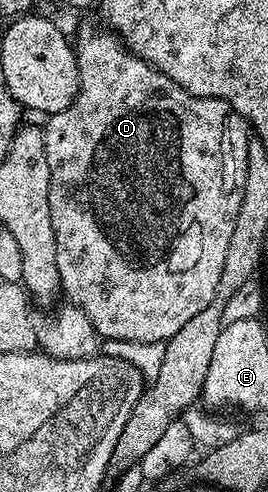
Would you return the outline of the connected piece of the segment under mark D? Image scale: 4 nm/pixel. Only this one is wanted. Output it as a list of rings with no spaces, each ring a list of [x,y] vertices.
[[[101,30],[101,31],[102,31],[102,32],[90,32],[90,33],[88,33],[88,34],[87,34],[87,36],[82,36],[82,37],[80,37],[80,38],[79,38],[79,40],[78,40],[78,44],[77,44],[77,40],[76,40],[76,55],[77,55],[77,58],[78,58],[78,73],[79,73],[79,74],[80,74],[80,86],[79,86],[79,87],[78,87],[78,93],[77,93],[77,94],[76,94],[76,98],[75,98],[75,99],[74,99],[74,101],[73,101],[73,102],[72,102],[72,106],[68,106],[68,110],[64,110],[64,111],[63,111],[63,112],[55,112],[55,113],[53,113],[53,115],[51,115],[51,116],[50,116],[50,117],[49,117],[49,119],[47,119],[47,120],[50,120],[50,121],[48,121],[48,122],[47,122],[47,124],[44,124],[44,146],[45,146],[45,147],[46,147],[46,157],[47,157],[47,158],[48,158],[48,170],[49,170],[49,171],[50,171],[50,189],[49,189],[49,190],[48,190],[48,210],[52,210],[52,230],[53,230],[53,231],[54,231],[54,233],[55,233],[55,234],[56,234],[56,270],[60,270],[60,282],[61,282],[61,283],[62,283],[62,286],[61,286],[61,291],[62,291],[62,292],[63,292],[63,293],[64,293],[64,296],[65,296],[65,292],[66,292],[66,296],[67,296],[67,298],[68,298],[68,299],[70,299],[70,300],[67,300],[67,301],[69,301],[69,303],[70,303],[70,304],[71,304],[71,305],[73,305],[73,307],[76,307],[76,308],[79,308],[79,309],[80,309],[80,311],[82,311],[82,313],[84,313],[84,315],[85,315],[85,316],[87,316],[87,318],[88,318],[88,319],[90,319],[90,321],[91,321],[91,322],[92,322],[92,326],[93,326],[93,327],[94,327],[94,328],[95,328],[95,329],[96,329],[96,330],[97,330],[97,332],[98,332],[98,335],[99,335],[99,337],[101,337],[101,339],[102,339],[102,340],[103,340],[103,341],[107,341],[107,340],[127,340],[127,341],[128,341],[128,342],[165,342],[165,341],[167,341],[167,340],[170,340],[170,339],[171,339],[171,338],[172,338],[172,334],[176,334],[176,330],[180,330],[180,326],[185,326],[185,324],[186,324],[186,323],[188,323],[188,322],[192,322],[192,318],[193,318],[193,317],[194,317],[194,315],[196,315],[196,314],[200,314],[200,310],[204,310],[204,306],[208,306],[208,305],[209,305],[209,304],[210,304],[210,303],[211,303],[211,302],[212,302],[212,298],[213,298],[213,297],[214,297],[214,295],[215,295],[215,294],[216,294],[216,286],[220,286],[220,274],[221,274],[221,272],[222,272],[222,271],[223,271],[223,270],[224,270],[224,258],[225,258],[225,257],[226,257],[226,253],[227,253],[227,251],[228,251],[228,238],[232,238],[232,226],[236,226],[236,214],[237,214],[237,212],[239,212],[239,211],[240,211],[240,202],[241,202],[241,201],[242,201],[242,199],[243,199],[243,198],[244,198],[244,174],[248,174],[248,142],[249,142],[249,141],[250,141],[250,140],[251,140],[251,139],[252,139],[252,132],[251,132],[251,129],[250,129],[250,128],[249,128],[249,127],[248,127],[248,125],[247,125],[247,123],[246,123],[246,120],[245,120],[245,118],[243,118],[243,117],[242,117],[242,115],[240,115],[240,114],[239,114],[239,113],[238,113],[238,112],[237,112],[237,111],[236,111],[236,110],[235,110],[235,109],[234,109],[234,108],[233,108],[233,106],[232,106],[232,105],[230,105],[230,104],[229,104],[229,102],[228,102],[228,101],[227,101],[227,100],[221,100],[221,99],[220,99],[220,98],[208,98],[208,97],[207,97],[207,96],[193,96],[193,94],[192,94],[192,93],[190,93],[190,92],[189,92],[189,91],[188,91],[188,90],[184,90],[184,86],[180,86],[180,85],[179,85],[179,84],[177,84],[177,83],[176,83],[176,82],[172,82],[172,78],[168,78],[168,74],[164,74],[164,73],[163,73],[163,72],[161,72],[161,71],[160,71],[160,70],[156,70],[156,69],[155,69],[155,68],[154,68],[154,67],[153,67],[153,66],[151,66],[151,64],[149,64],[149,63],[148,63],[148,62],[144,62],[144,61],[143,61],[143,60],[141,60],[141,59],[140,59],[140,57],[138,57],[138,56],[135,56],[135,55],[134,55],[134,53],[133,53],[133,52],[131,52],[131,51],[130,51],[130,49],[129,49],[129,48],[127,48],[127,47],[126,47],[126,45],[125,45],[125,44],[123,44],[123,43],[122,43],[122,41],[121,41],[121,40],[119,40],[119,39],[118,39],[118,37],[117,37],[117,36],[115,36],[115,35],[114,35],[114,33],[113,33],[113,32],[111,32],[111,31],[109,31],[109,30]]]

